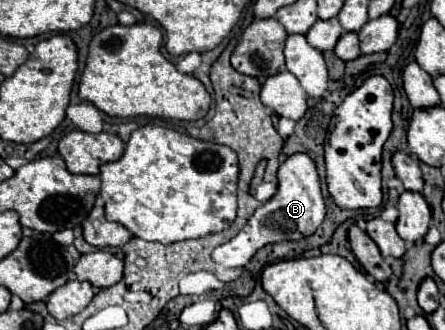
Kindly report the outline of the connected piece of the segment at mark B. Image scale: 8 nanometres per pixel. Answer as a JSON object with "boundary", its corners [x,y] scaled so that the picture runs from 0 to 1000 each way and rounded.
{"boundary":[[[658,467],[627,503],[622,545],[627,564],[618,594],[604,612],[587,618],[582,636],[573,636],[555,685],[524,727],[488,745],[474,764],[483,800],[497,800],[506,812],[546,812],[591,745],[699,715],[721,685],[721,673],[730,667],[730,606],[708,491],[690,467]]]}

